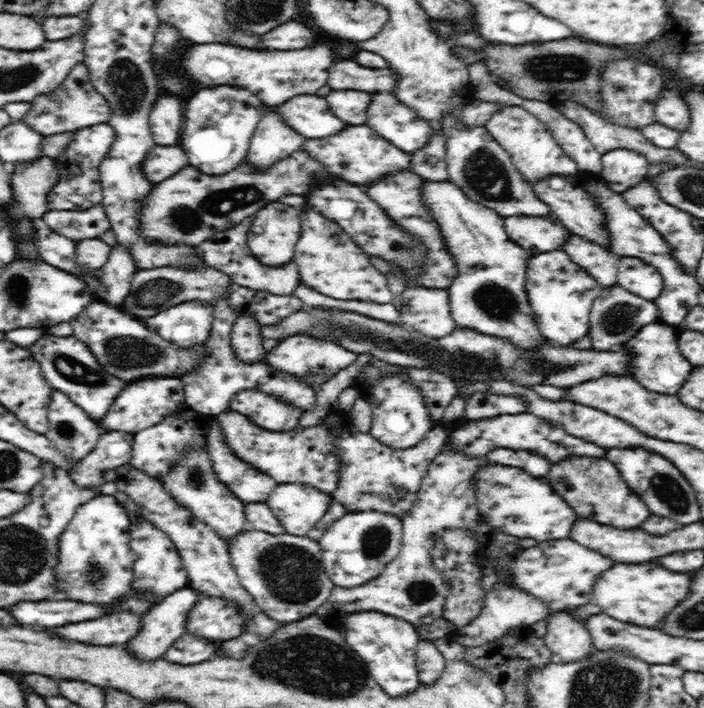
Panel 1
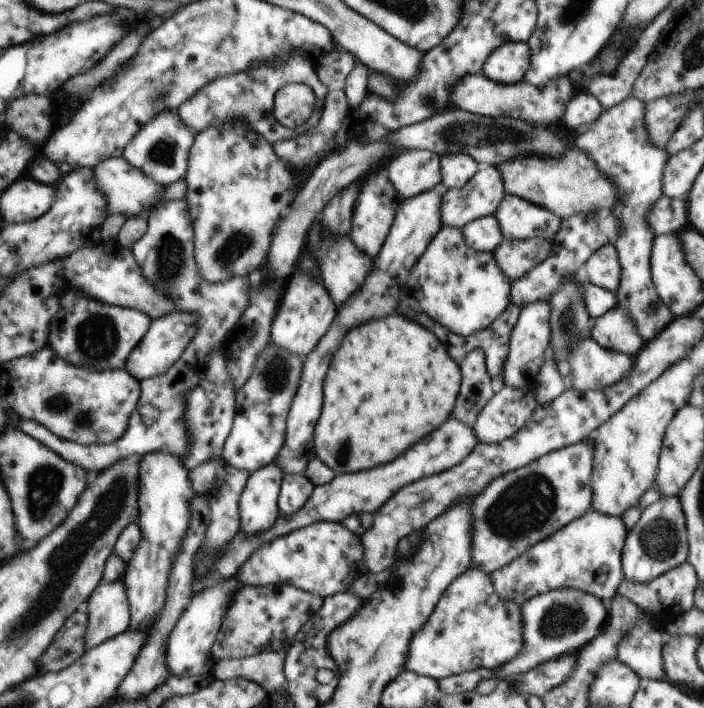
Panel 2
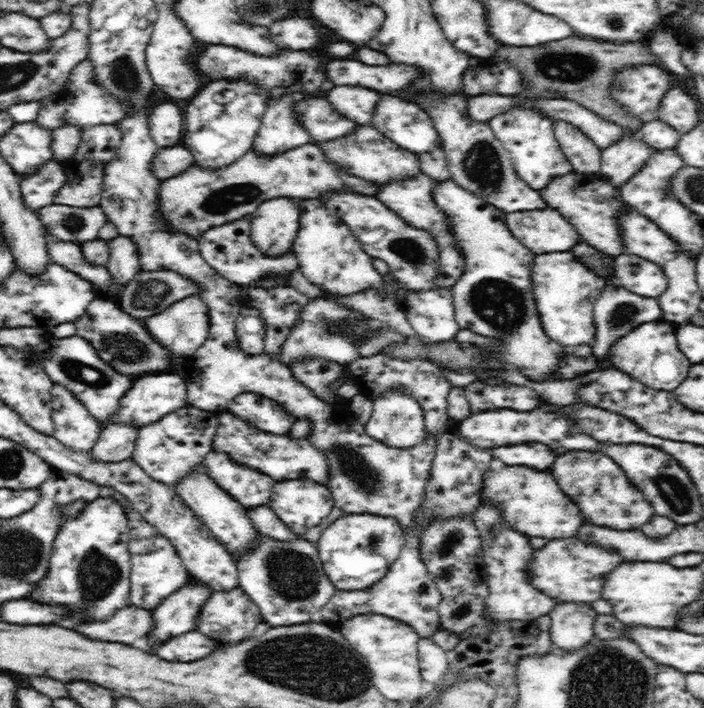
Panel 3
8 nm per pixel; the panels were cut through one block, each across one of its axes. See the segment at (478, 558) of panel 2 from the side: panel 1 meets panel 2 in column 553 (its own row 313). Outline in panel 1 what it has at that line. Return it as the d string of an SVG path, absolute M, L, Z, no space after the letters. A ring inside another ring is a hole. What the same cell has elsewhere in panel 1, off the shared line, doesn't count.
M425 181L424 186L426 192L422 192L422 196L426 206L434 212L447 248L457 264L458 276L446 289L454 322L458 327L505 338L524 352L532 353L532 350L542 348L549 340L538 330L528 296L524 296L526 264L532 255L506 238L504 217L494 209L470 200L452 181Z

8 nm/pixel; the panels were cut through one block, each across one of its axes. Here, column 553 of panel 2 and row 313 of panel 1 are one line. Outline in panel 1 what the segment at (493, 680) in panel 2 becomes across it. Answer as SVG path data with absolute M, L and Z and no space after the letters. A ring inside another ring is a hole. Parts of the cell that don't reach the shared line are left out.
M617 285L605 288L602 295L593 302L590 312L590 330L588 336L594 350L613 350L621 347L642 326L660 321L658 307L654 301L649 301L634 294L628 294L624 288Z

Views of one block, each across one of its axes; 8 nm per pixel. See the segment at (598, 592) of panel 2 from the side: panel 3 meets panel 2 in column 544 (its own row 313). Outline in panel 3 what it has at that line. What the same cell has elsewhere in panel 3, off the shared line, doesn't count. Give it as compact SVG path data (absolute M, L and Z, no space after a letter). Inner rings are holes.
M550 252L536 255L531 266L532 295L541 318L544 332L563 347L592 345L595 339L593 306L604 291L606 280L596 276L589 268L574 260L568 252Z

